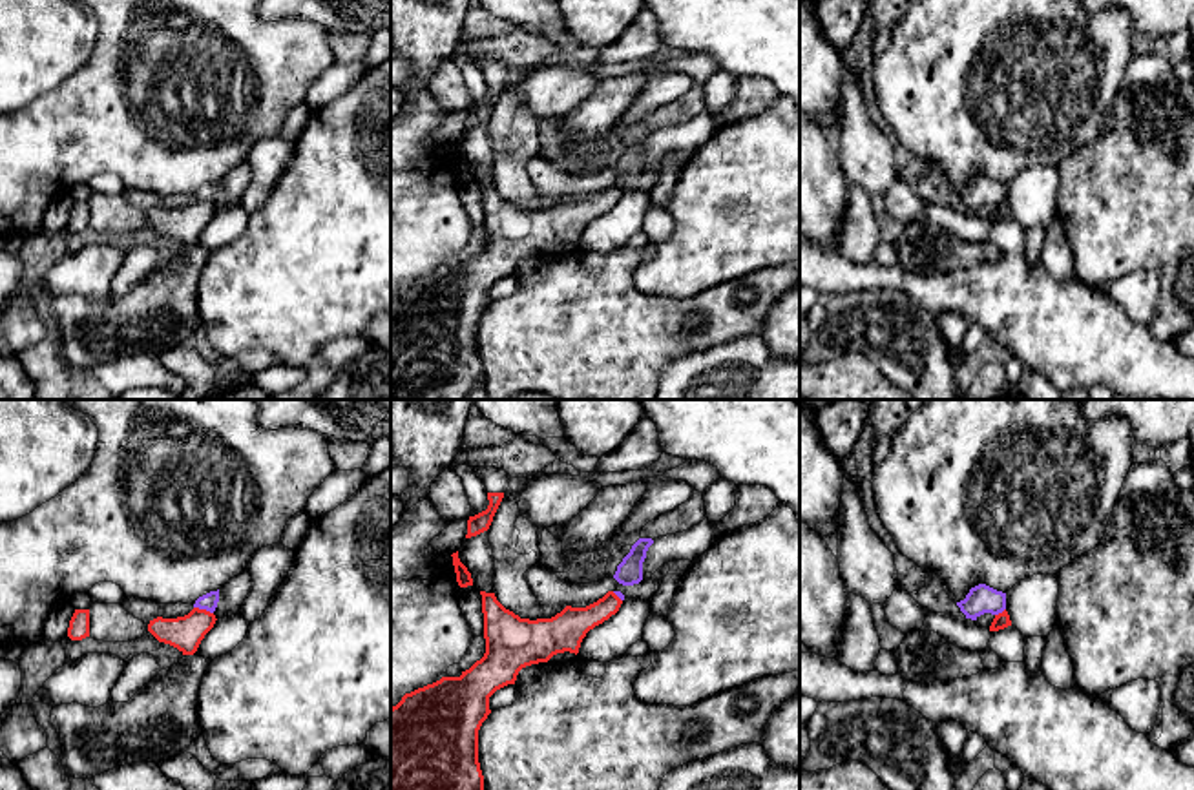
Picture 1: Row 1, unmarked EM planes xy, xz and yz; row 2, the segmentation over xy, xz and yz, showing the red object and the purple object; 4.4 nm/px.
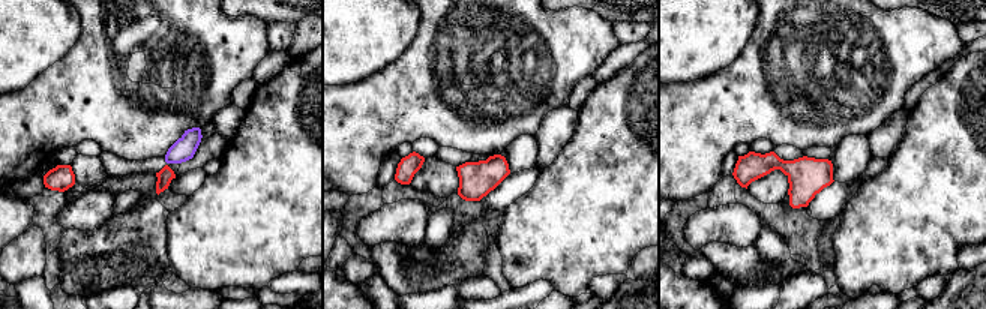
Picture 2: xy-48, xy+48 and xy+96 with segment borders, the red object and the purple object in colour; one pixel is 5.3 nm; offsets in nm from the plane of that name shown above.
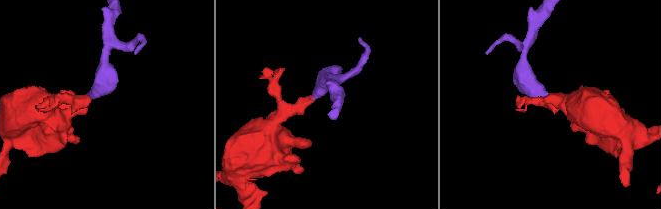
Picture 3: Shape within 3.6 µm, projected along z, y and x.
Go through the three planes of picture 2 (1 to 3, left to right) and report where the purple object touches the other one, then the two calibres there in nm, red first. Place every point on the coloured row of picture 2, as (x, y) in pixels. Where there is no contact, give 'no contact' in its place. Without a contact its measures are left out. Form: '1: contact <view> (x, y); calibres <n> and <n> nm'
1: no contact
2: no contact
3: no contact

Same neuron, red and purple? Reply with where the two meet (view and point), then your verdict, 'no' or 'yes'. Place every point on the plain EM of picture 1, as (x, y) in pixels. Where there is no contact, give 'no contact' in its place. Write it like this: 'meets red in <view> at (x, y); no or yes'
meets red in xy at (203, 201); no

